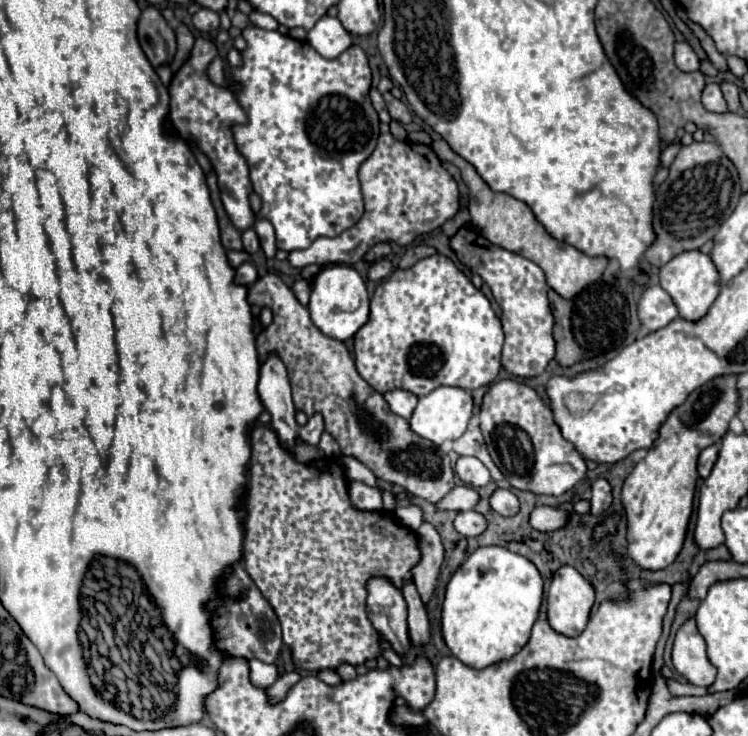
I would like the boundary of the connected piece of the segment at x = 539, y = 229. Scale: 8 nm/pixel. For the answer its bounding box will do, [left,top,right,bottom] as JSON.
[431,140,607,298]

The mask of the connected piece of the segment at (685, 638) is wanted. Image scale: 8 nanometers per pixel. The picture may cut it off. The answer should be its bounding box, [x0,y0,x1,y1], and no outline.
[673,620,717,686]

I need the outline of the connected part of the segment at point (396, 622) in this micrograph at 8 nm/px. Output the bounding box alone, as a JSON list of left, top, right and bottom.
[367,576,409,654]

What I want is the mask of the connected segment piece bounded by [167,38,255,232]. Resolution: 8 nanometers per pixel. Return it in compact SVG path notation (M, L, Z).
M197 38L191 58L187 64L175 74L169 94L171 94L171 110L167 116L167 128L171 132L177 132L181 138L191 138L199 150L211 160L217 178L219 178L219 190L221 190L221 200L225 206L225 212L231 220L231 224L237 230L247 230L255 222L255 214L249 206L249 194L251 194L251 180L247 172L247 162L243 156L237 152L233 136L231 136L231 126L233 124L243 124L247 122L247 114L239 106L235 94L227 88L213 86L205 74L205 68L209 62L217 56L215 44L205 38Z

